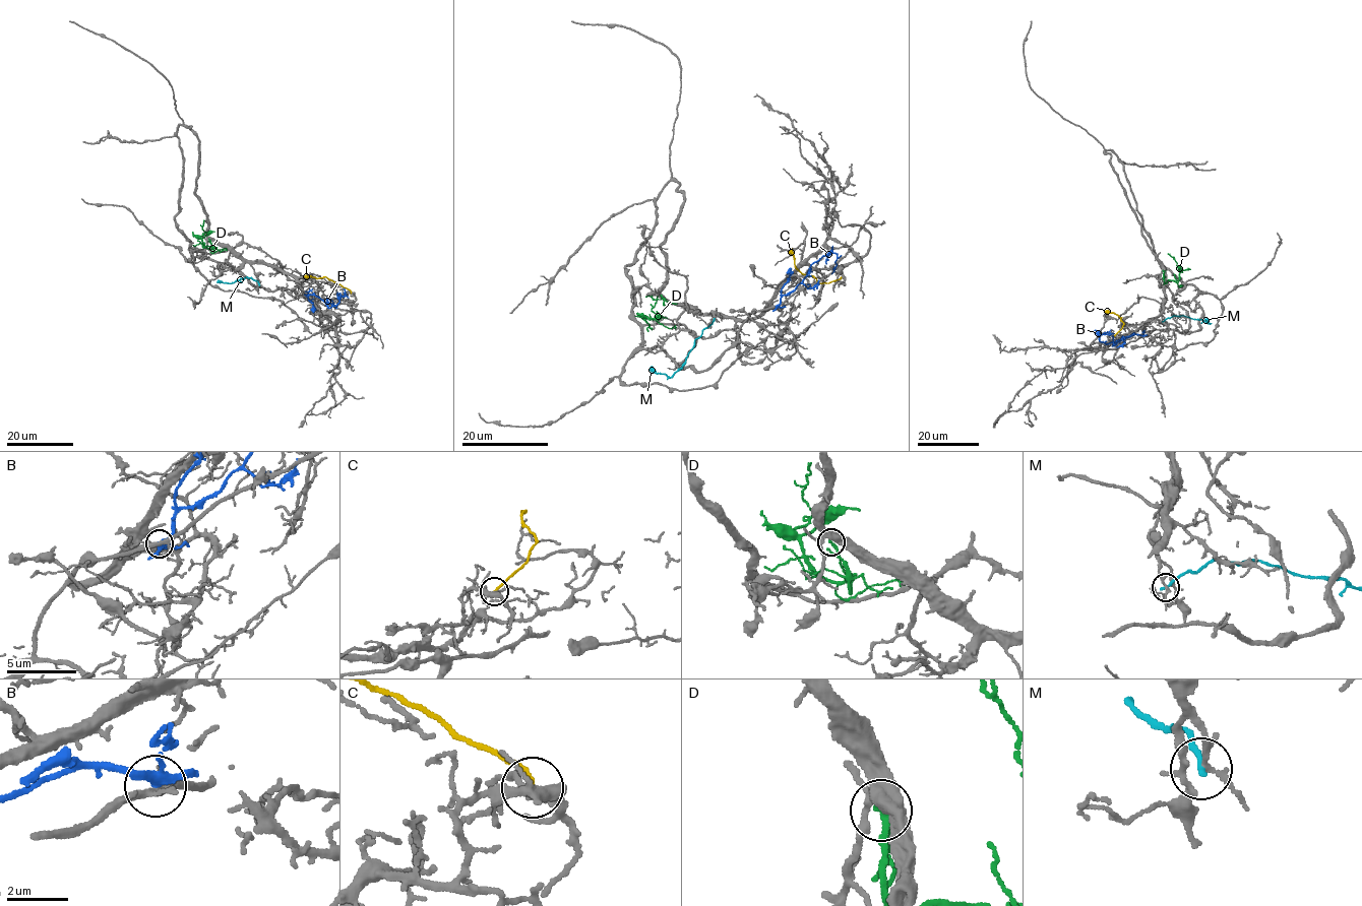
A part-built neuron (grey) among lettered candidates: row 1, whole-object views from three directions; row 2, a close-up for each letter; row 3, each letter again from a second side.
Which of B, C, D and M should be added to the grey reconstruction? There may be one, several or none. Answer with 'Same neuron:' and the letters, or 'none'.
Same neuron: none

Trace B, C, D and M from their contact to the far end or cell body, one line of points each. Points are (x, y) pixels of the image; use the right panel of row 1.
B: (1142, 336), (1134, 333), (1106, 343), (1100, 340), (1099, 334), (1114, 333)
C: (1114, 335), (1124, 324), (1122, 317), (1105, 311)
D: (1163, 271), (1166, 282), (1168, 280), (1177, 282), (1181, 269), (1167, 253)
M: (1163, 321), (1181, 315), (1209, 323), (1204, 318)

